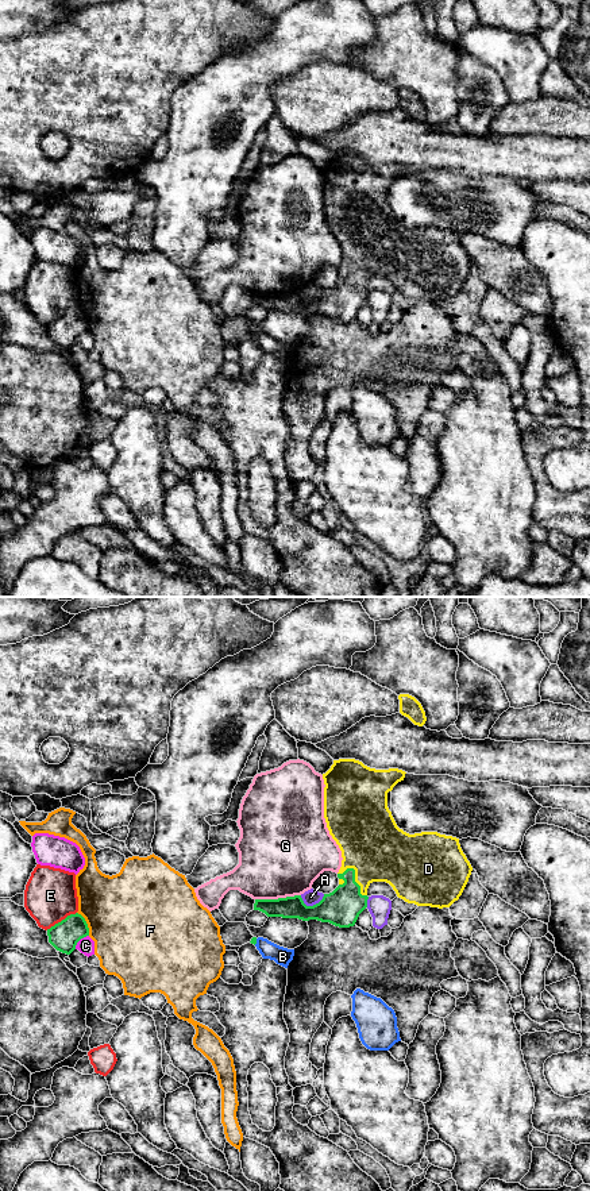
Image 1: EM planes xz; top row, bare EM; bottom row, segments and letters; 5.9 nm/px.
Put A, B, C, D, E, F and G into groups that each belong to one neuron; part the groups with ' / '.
A / B / C / D / E / F / G

